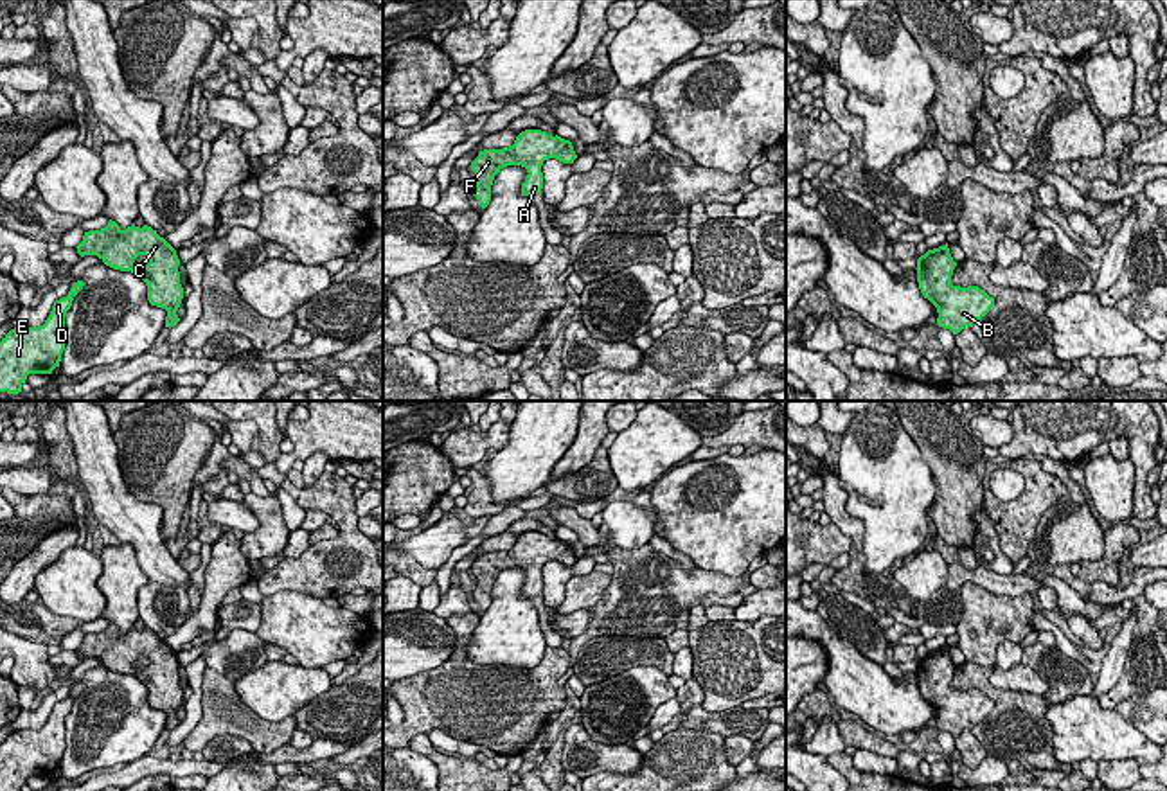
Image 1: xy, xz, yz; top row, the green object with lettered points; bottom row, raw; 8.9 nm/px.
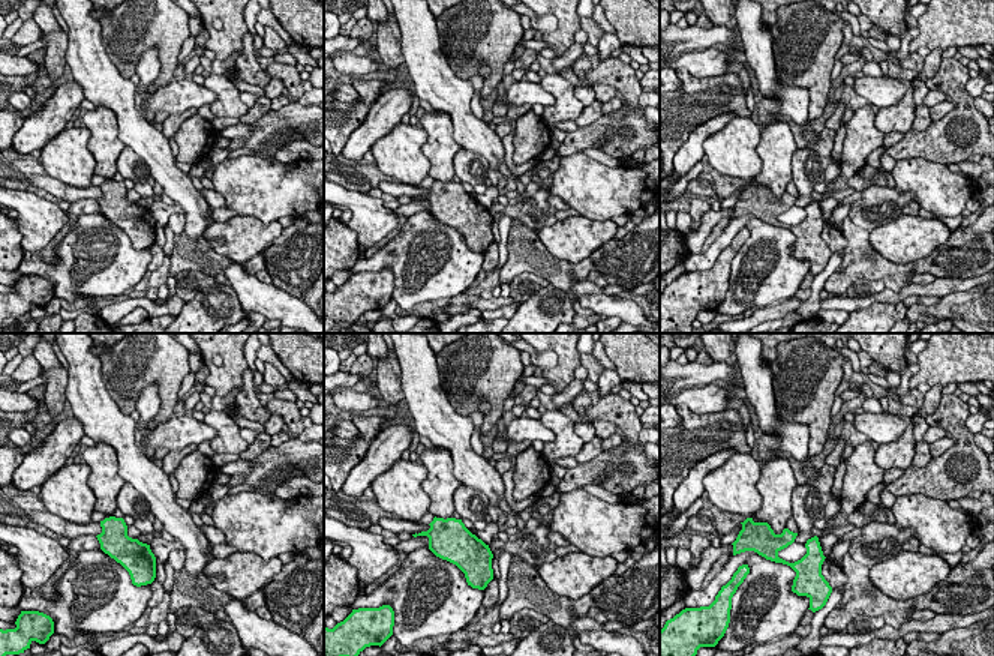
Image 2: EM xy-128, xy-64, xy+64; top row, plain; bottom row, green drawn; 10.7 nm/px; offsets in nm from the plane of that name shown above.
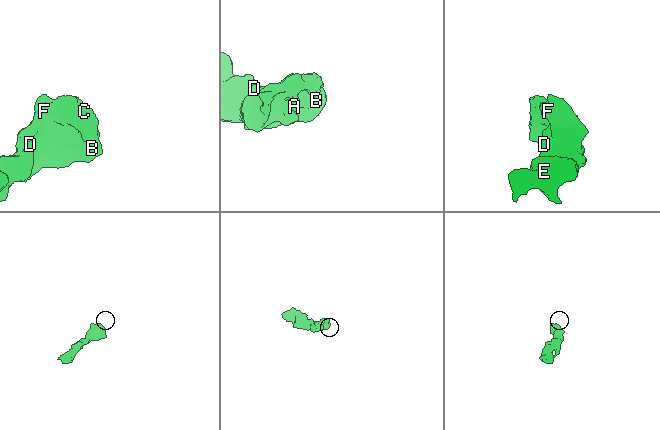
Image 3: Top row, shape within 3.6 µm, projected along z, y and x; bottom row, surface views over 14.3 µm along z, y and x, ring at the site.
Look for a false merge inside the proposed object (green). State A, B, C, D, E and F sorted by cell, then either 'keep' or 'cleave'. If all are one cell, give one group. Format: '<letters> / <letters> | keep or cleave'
A B C D E F | keep

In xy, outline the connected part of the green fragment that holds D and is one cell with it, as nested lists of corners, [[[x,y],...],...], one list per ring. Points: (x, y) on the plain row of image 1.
[[[85,685],[54,705],[40,730],[14,730],[0,744],[0,791],[22,791],[29,777],[52,777],[65,753],[65,717]]]

